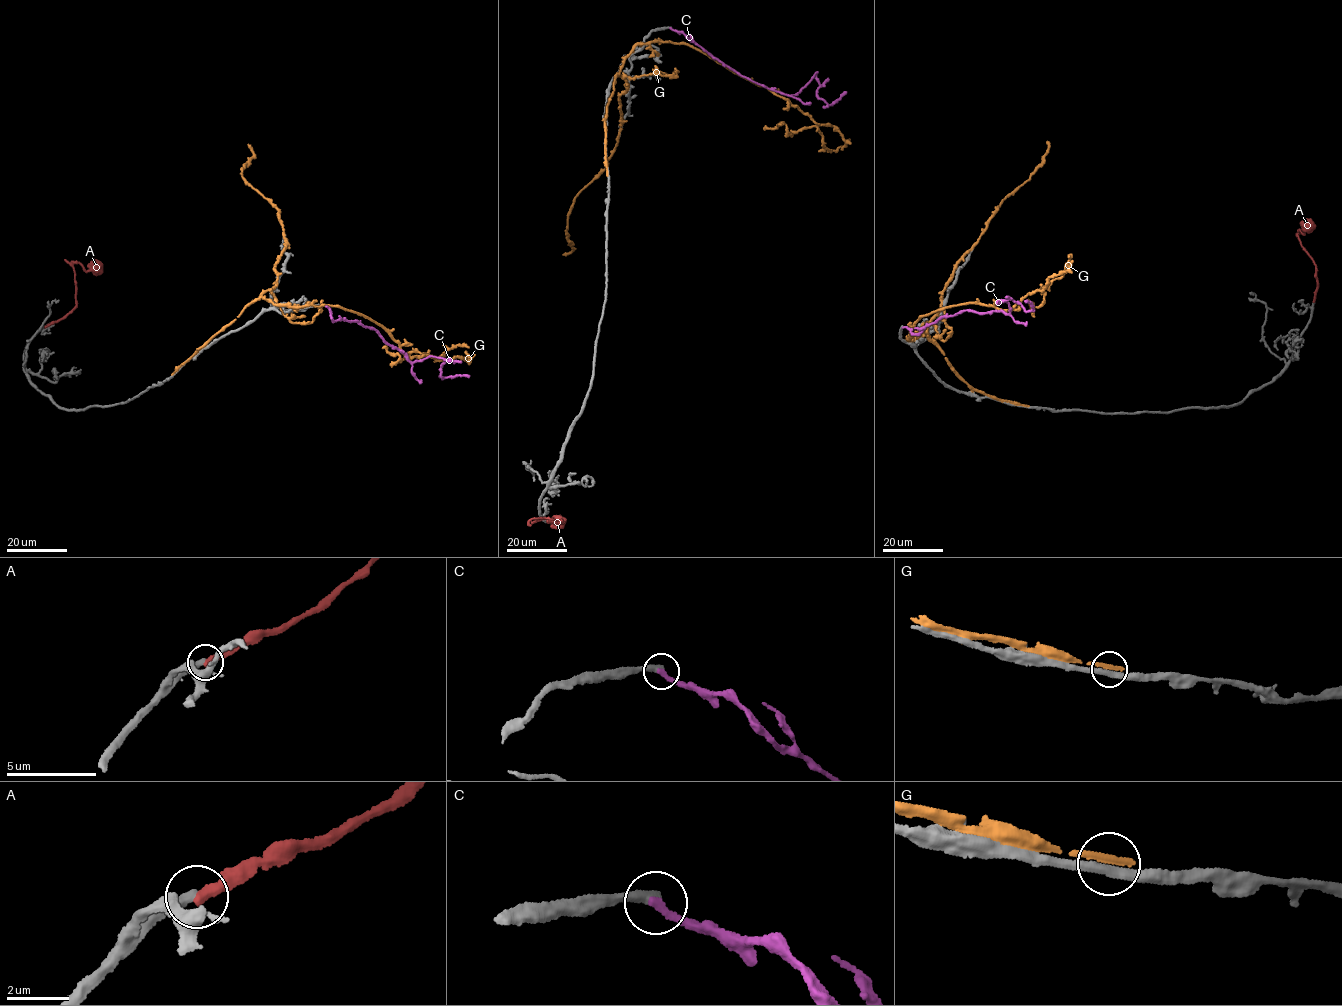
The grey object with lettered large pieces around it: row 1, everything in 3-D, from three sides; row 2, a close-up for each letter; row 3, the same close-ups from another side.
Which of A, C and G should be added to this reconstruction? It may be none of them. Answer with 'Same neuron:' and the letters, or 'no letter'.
Same neuron: A

